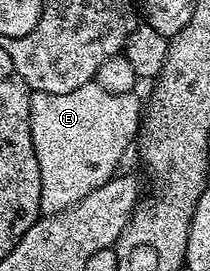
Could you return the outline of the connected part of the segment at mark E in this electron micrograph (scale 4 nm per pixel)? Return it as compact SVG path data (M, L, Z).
M89 83L68 94L30 93L30 133L36 150L36 162L40 162L40 206L42 216L51 216L60 210L68 210L84 194L92 194L104 186L119 171L118 163L126 151L131 151L144 115L143 101L138 101L137 91L128 94L108 94L99 84Z

